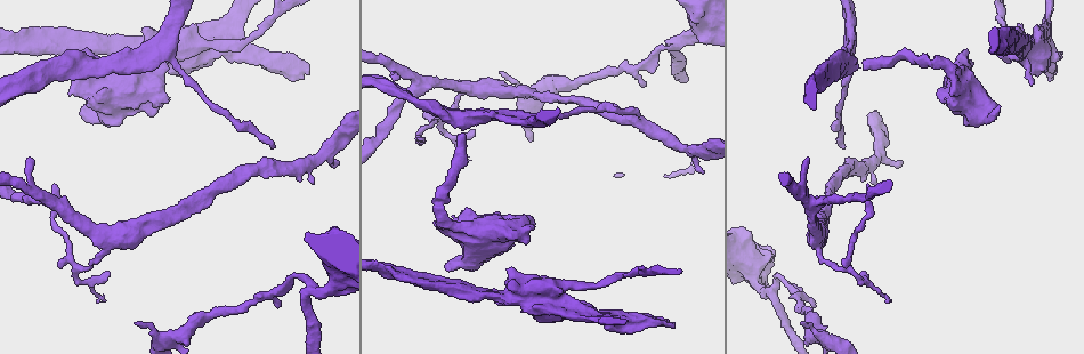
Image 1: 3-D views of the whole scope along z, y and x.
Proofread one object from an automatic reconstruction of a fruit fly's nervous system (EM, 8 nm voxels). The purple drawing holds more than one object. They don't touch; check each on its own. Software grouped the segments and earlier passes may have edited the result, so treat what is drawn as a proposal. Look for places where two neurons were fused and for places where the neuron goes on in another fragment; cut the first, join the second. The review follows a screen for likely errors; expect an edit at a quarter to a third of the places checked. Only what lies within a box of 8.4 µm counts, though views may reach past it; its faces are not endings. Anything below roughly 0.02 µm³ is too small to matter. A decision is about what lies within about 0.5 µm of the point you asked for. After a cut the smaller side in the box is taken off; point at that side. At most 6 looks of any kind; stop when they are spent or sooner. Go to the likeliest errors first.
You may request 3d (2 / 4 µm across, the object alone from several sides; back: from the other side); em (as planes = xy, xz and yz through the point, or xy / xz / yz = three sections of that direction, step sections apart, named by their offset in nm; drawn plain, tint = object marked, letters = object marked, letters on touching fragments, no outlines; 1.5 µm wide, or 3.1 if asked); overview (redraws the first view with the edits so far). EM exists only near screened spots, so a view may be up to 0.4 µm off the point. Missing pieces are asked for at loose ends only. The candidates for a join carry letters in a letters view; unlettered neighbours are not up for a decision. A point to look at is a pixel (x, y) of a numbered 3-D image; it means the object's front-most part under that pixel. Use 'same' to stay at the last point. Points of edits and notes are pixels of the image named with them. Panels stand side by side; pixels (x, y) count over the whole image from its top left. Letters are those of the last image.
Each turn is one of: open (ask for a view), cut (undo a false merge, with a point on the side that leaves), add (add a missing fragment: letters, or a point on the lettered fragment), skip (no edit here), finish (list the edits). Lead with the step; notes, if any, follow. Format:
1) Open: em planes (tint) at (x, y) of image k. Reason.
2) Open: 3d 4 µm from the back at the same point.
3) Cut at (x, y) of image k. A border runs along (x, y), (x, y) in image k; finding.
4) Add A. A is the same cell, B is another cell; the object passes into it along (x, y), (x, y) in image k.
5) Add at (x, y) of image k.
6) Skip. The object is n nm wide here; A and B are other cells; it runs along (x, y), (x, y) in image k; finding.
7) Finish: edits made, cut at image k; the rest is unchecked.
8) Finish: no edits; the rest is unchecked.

Open: 3d 2 µm at (314, 287) of image 1.

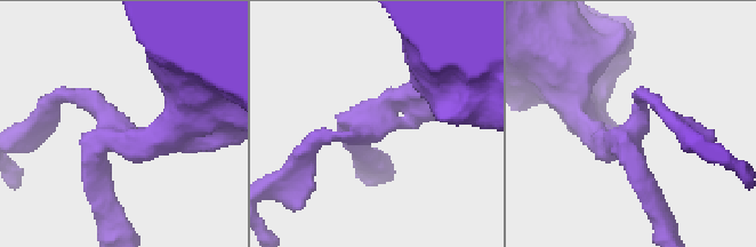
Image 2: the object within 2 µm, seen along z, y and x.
Open: em planes (letters) at (119, 138) of image 2. 3 arms meet here; shape alone is not enough.

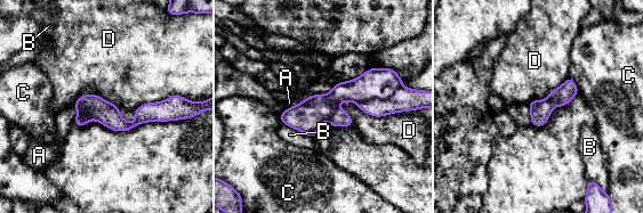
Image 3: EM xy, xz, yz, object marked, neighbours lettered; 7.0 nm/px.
Cut at (403, 99) of image 3. The longest contact is with D, 440 nm; A, B, C and D are other cells; a border runs along (400, 85), (384, 99), (359, 104) in image 3; two neurons meet here.

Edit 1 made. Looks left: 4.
Open: overview. See it whole again.

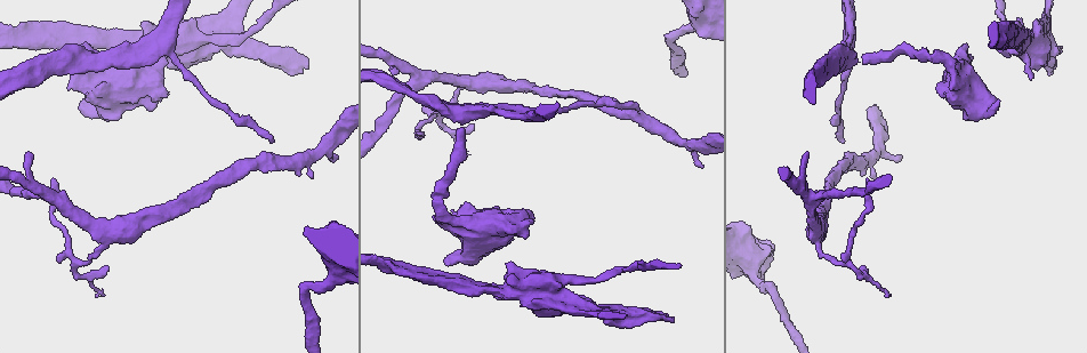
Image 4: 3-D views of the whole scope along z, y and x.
Open: 3d 2 µm at (99, 61) of image 4. Four or more arms meet.

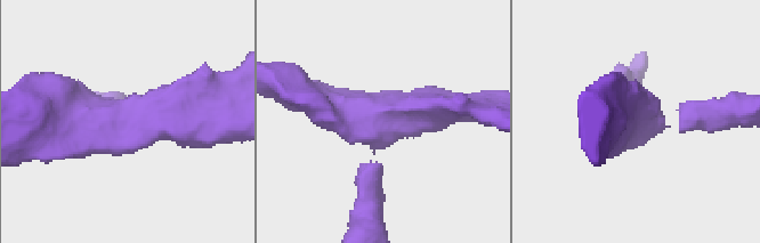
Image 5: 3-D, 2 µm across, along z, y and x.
Open: em planes (letters) at (384, 125) of image 5. 4 arms meet here.

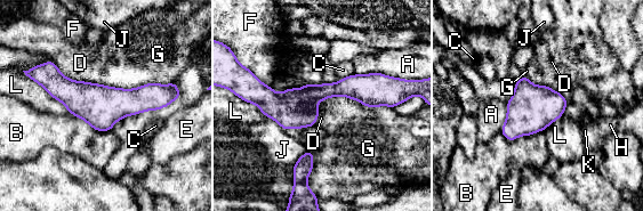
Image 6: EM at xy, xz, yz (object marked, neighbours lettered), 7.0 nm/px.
Skip. A, B, C, D, E, F, G, H, J, K and L are other cells; it runs along (41, 80), (82, 99), (170, 96) in image 6; one neuron here.

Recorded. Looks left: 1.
Finish: edits made, cut at image 3; the rest is unchecked.

